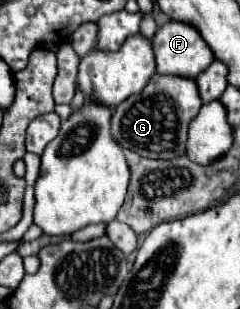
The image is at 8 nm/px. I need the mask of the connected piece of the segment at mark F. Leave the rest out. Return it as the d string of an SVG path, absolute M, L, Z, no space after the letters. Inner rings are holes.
M170 20L158 28L152 42L158 74L196 78L214 60L210 46L192 24Z

